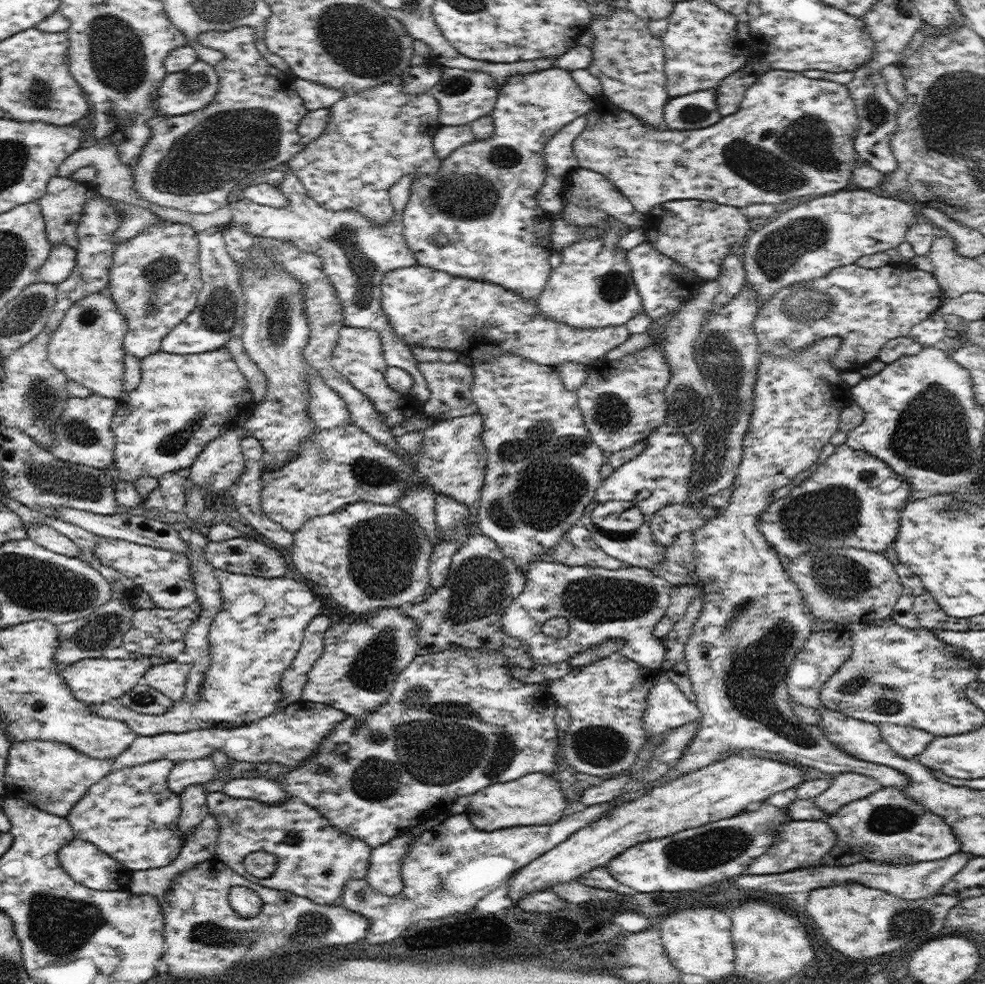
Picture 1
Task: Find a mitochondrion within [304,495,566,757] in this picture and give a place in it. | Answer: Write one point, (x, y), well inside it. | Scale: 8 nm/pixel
(382, 552)

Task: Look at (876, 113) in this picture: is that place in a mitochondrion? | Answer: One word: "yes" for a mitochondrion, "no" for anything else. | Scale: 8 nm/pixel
yes

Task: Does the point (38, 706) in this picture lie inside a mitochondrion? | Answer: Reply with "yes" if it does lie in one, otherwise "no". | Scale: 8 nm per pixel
no

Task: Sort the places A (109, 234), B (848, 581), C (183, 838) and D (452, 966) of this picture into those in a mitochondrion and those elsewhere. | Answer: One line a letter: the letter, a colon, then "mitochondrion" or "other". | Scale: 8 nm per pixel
A: other
B: mitochondrion
C: other
D: other

